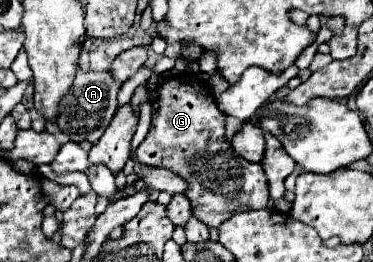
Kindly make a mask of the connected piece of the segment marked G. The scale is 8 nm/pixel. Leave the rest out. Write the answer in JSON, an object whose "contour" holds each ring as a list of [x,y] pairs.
{"contour":[[[191,72],[177,74],[167,78],[159,86],[159,98],[157,98],[157,108],[151,110],[151,128],[145,140],[139,144],[135,150],[135,158],[143,164],[149,166],[163,166],[169,168],[175,174],[181,174],[185,182],[189,182],[189,190],[185,190],[185,196],[191,202],[193,216],[199,218],[207,226],[219,226],[223,220],[227,220],[235,212],[245,212],[245,210],[257,210],[265,208],[269,200],[269,186],[265,172],[259,164],[253,164],[245,158],[241,158],[231,144],[225,138],[225,122],[223,122],[223,112],[217,108],[215,98],[211,96],[209,84],[203,82],[197,74],[191,76]]]}

